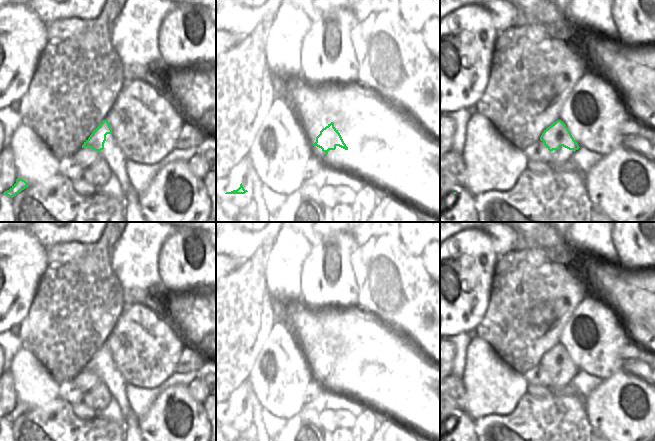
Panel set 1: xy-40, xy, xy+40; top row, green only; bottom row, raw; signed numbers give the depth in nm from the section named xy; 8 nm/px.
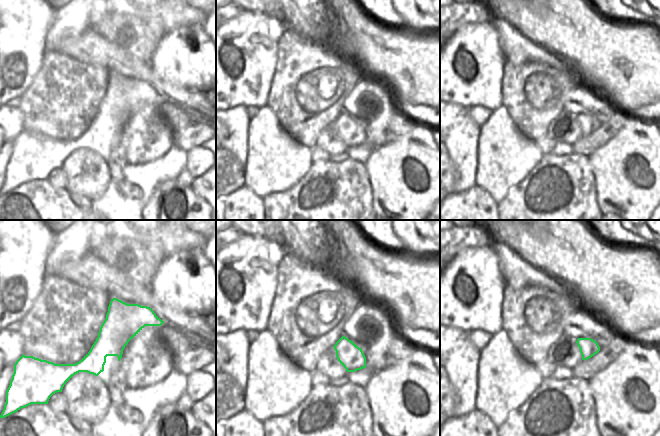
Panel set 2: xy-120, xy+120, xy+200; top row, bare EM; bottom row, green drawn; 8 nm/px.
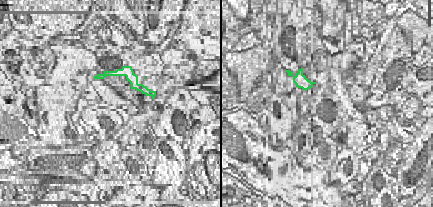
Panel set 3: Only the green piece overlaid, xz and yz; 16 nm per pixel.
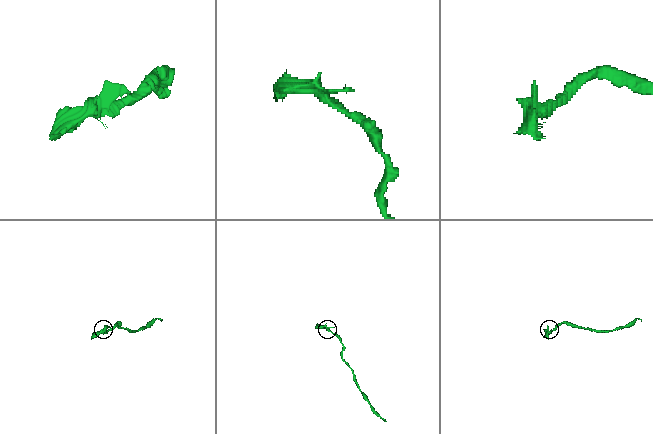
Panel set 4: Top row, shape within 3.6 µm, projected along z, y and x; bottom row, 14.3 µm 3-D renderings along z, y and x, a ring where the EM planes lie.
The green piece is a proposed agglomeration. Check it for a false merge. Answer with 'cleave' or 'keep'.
cleave

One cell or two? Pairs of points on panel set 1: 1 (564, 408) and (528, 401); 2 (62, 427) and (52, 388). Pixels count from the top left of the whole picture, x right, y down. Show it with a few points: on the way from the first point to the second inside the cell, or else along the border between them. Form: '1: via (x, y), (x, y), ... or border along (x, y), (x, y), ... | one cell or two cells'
1: via (555, 408), (537, 408) | one cell
2: border along (59, 397), (44, 405), (33, 408) | two cells

